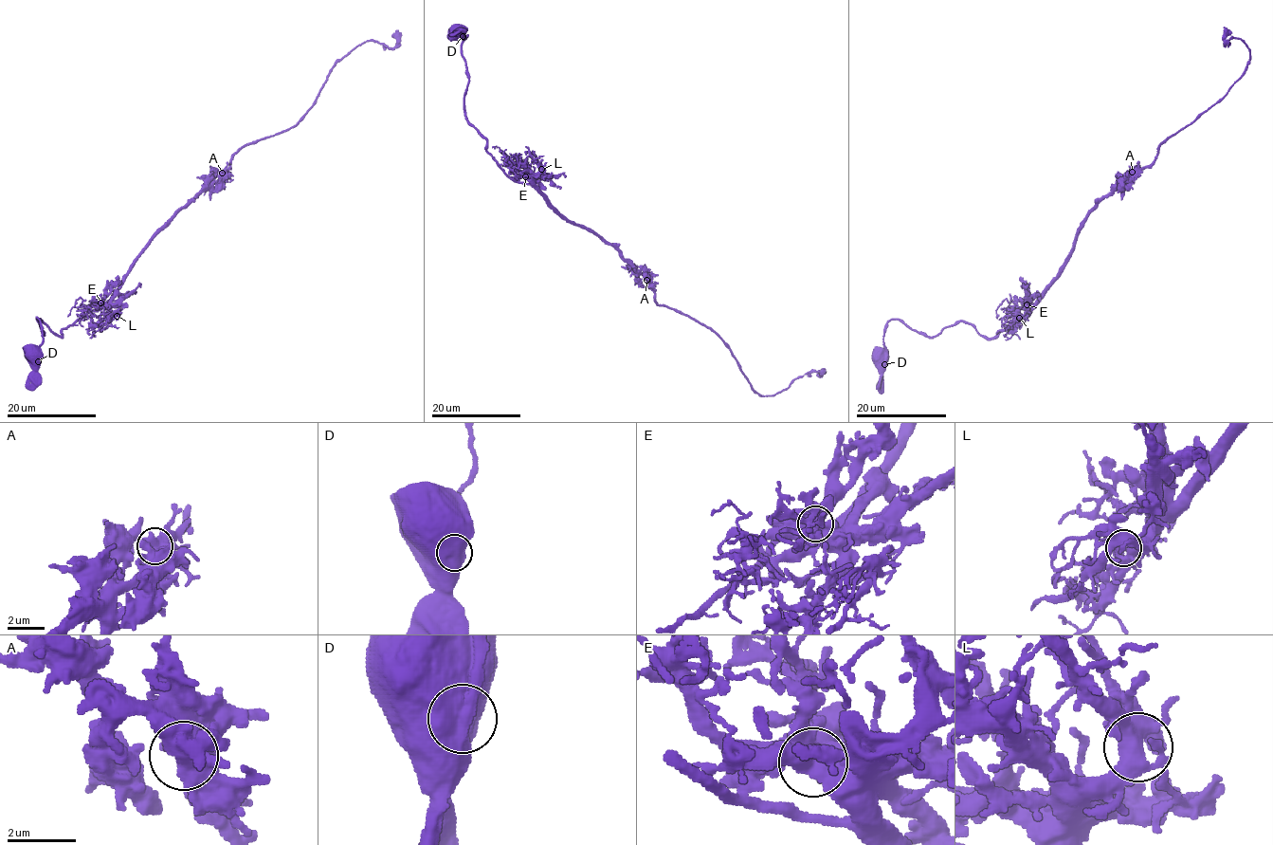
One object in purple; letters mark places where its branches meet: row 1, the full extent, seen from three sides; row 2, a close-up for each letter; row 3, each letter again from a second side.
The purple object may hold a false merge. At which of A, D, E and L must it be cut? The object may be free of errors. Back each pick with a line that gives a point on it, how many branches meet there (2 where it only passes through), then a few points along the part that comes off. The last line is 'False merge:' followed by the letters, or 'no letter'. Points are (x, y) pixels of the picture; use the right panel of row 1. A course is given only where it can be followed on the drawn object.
False merge: no letter

